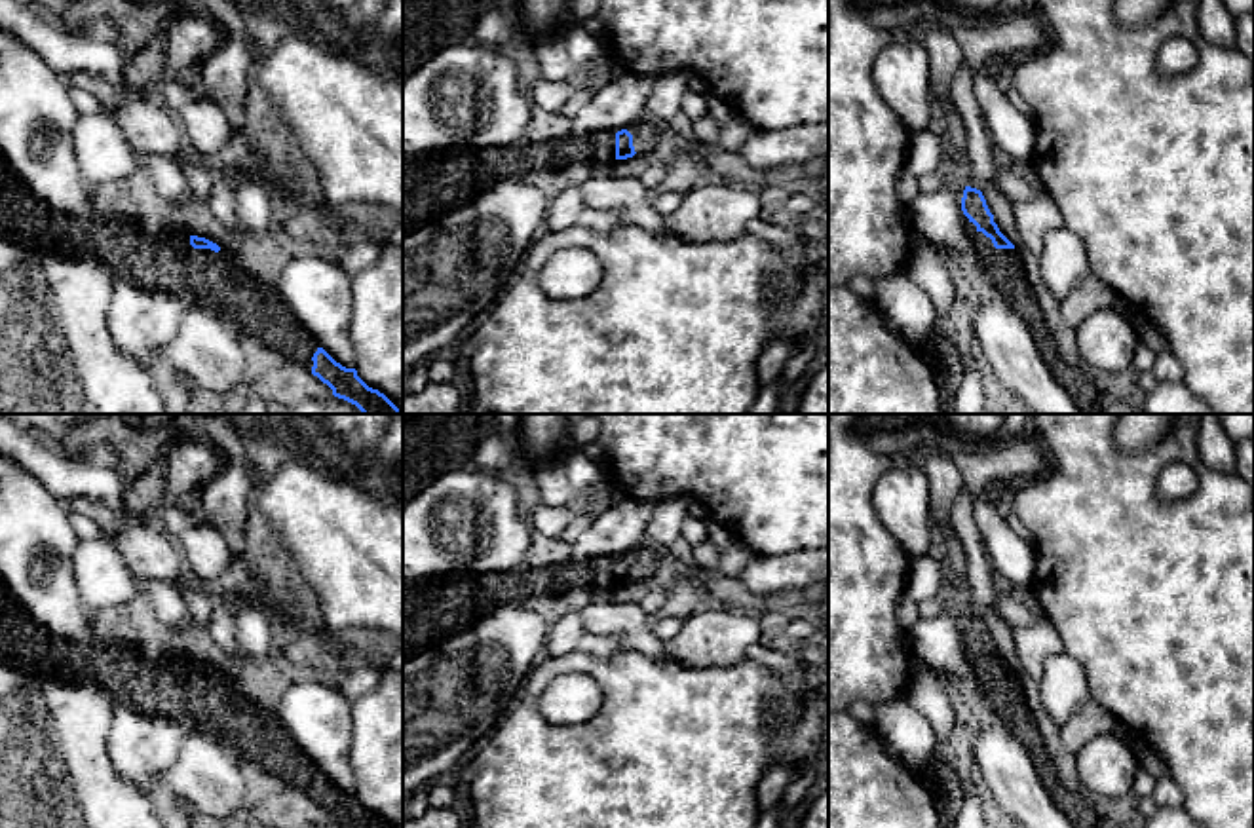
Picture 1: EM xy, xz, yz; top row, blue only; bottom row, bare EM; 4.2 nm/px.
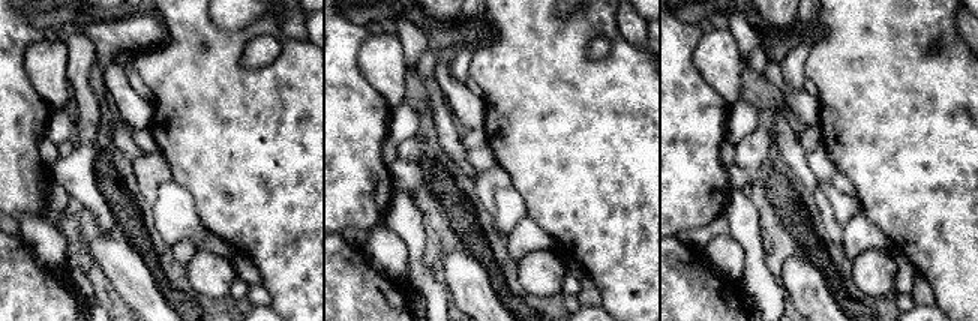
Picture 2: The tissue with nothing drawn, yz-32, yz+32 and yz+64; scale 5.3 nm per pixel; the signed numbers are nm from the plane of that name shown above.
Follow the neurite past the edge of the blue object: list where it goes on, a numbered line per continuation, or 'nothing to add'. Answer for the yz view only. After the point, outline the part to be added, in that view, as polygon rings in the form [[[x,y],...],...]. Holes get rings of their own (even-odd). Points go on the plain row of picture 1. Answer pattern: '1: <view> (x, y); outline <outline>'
1: yz (1004, 694); outline [[[963,640],[963,653],[971,665],[988,708],[996,720],[1028,750],[1041,782],[1056,807],[1070,819],[1075,828],[1104,828],[1106,822],[1092,807],[1087,796],[1068,790],[1051,762],[1036,718],[1024,697],[1024,689],[1015,674],[996,674]]]

